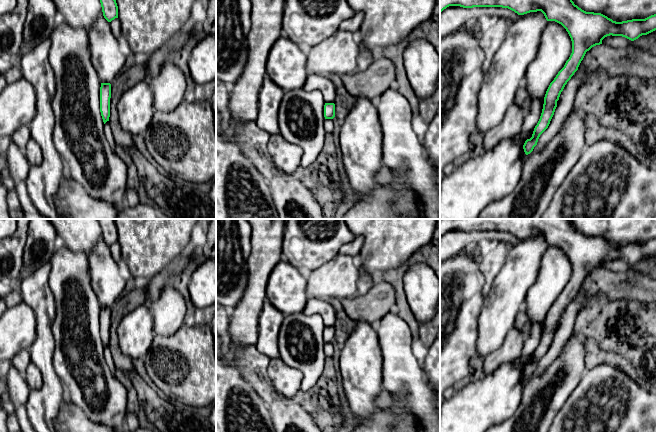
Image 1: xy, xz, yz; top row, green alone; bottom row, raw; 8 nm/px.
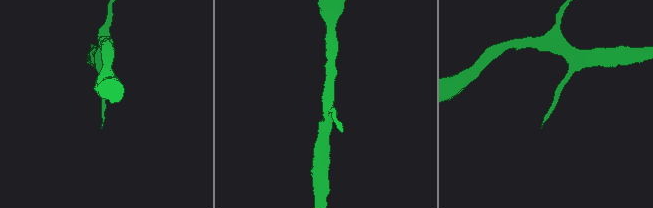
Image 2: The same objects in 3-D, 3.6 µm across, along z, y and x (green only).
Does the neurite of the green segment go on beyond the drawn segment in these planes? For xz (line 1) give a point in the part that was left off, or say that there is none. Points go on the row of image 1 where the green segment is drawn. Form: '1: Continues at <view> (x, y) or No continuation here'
1: No continuation here

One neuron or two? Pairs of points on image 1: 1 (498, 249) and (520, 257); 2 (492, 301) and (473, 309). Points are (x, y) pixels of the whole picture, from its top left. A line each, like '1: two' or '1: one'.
1: two
2: two

